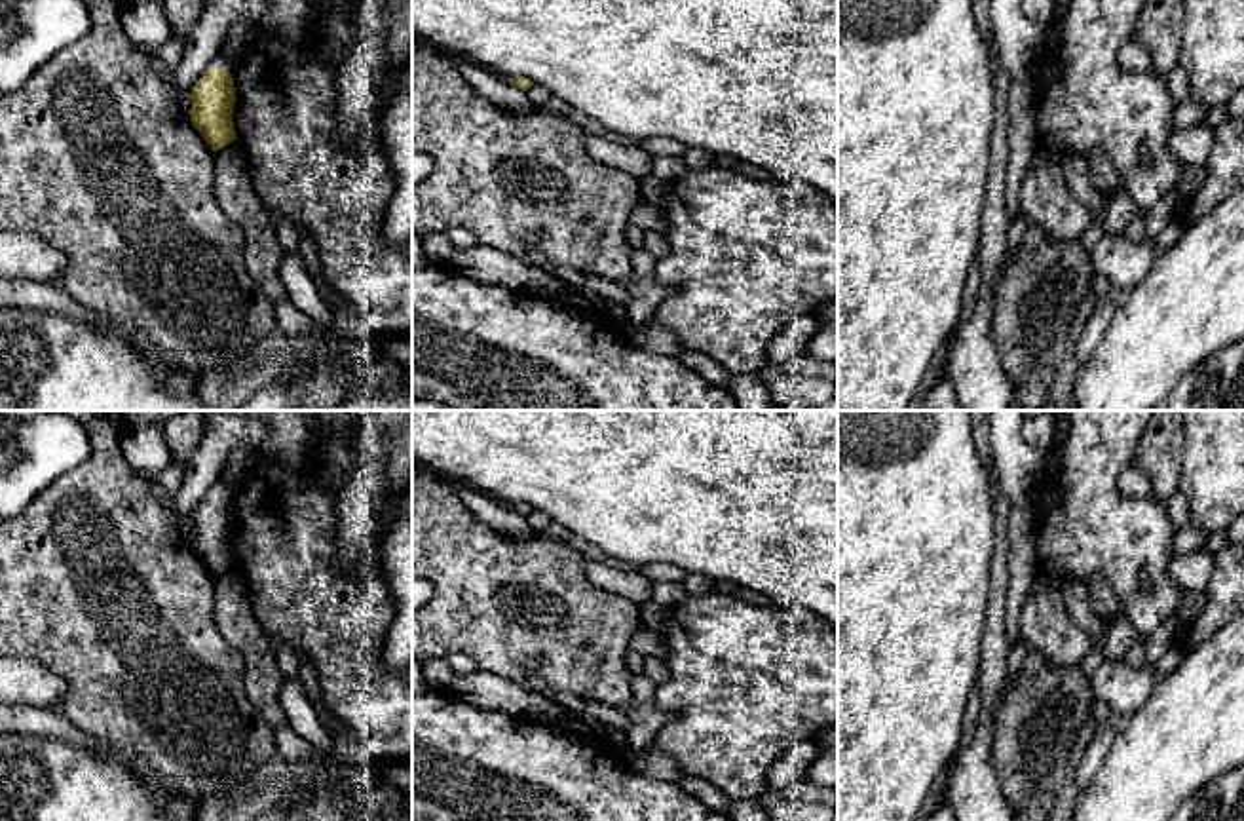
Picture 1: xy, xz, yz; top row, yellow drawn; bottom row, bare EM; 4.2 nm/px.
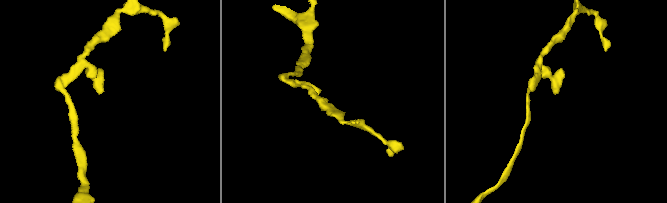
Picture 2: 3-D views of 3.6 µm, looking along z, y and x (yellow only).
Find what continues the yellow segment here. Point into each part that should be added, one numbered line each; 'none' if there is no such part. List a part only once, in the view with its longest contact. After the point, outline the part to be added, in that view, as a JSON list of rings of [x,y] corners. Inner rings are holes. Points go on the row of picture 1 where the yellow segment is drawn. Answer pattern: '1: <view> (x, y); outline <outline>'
1: xy (234, 189); outline [[[236,141],[213,154],[215,198],[224,215],[243,230],[243,258],[249,276],[273,302],[287,300],[287,291],[279,277],[285,253],[268,209],[256,194],[247,156]]]

